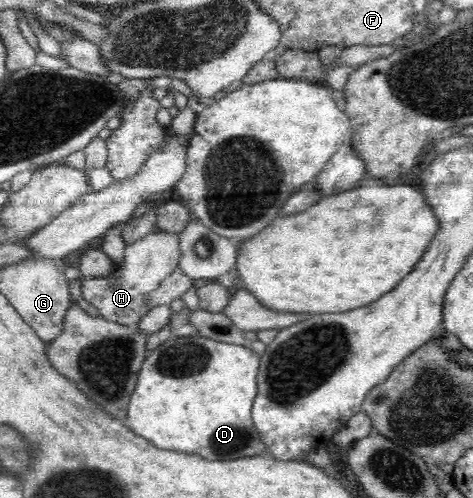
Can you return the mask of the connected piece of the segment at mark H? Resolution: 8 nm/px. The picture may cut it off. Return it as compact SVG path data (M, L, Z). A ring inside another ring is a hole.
M160 230L152 231L145 238L126 245L121 262L115 264L113 275L108 277L86 277L82 282L82 299L99 311L104 319L125 326L136 326L139 320L152 308L145 298L161 287L163 280L170 275L180 260L179 234L169 234Z

